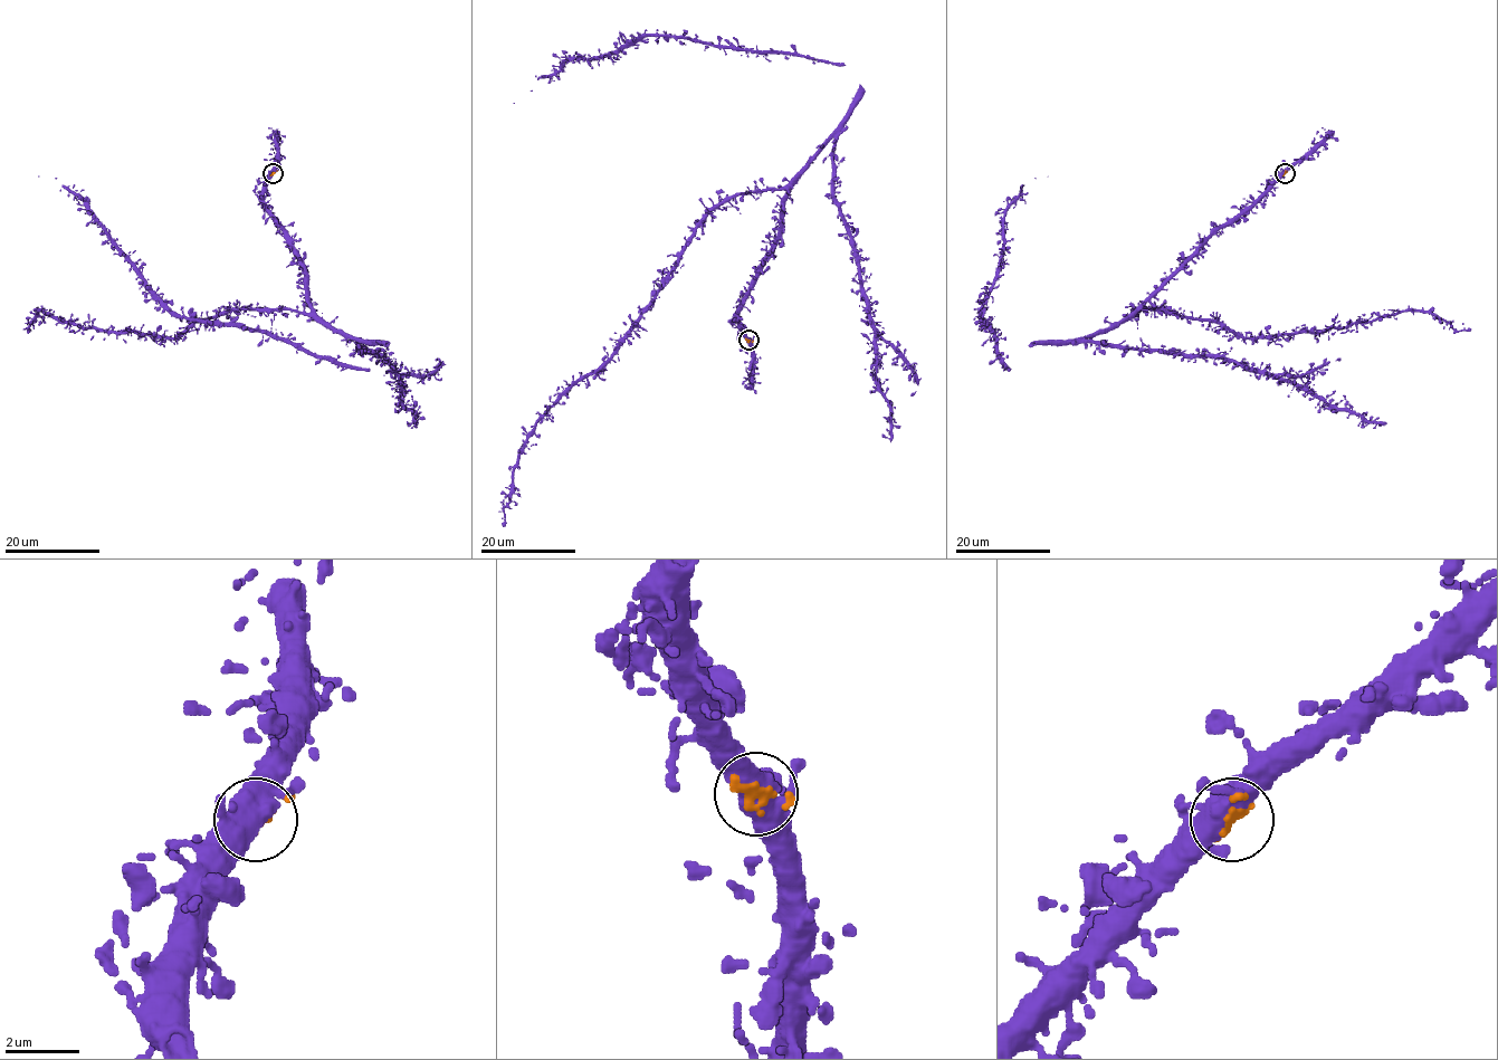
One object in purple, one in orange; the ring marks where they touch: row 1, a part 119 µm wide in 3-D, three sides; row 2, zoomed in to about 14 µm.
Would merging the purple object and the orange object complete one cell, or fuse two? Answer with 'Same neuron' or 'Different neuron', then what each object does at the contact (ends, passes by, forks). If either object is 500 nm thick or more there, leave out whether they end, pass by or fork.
Same neuron. At the ring purple forks. At the ring orange ends

